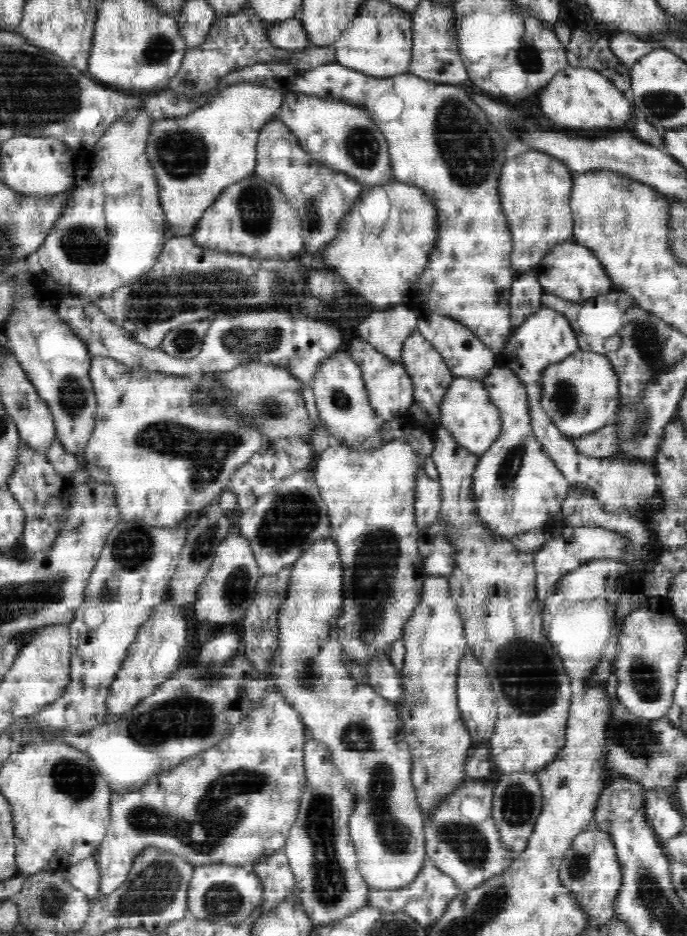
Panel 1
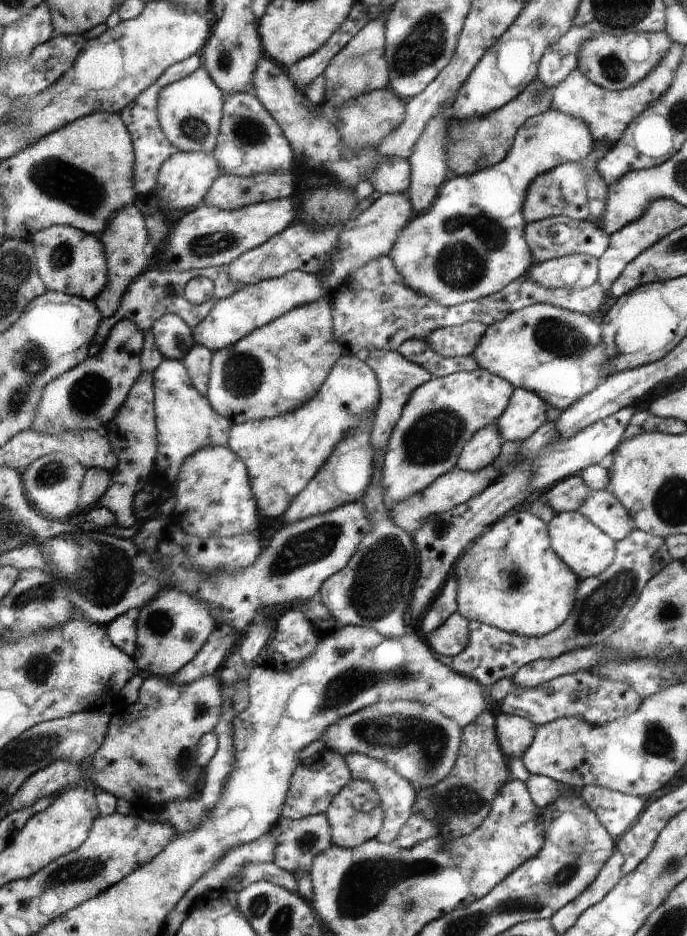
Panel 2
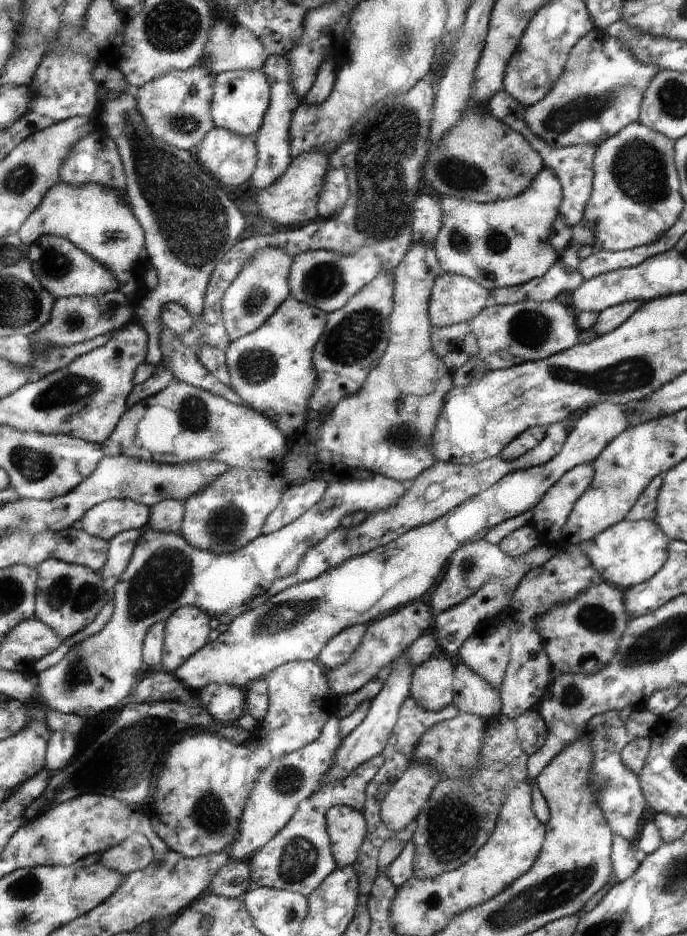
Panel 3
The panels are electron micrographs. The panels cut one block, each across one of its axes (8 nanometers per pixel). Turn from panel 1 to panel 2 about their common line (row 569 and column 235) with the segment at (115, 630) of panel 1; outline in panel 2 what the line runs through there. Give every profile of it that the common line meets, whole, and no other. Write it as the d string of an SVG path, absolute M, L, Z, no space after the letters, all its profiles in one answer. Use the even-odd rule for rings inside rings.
M252 92L227 94L227 106L215 156L230 174L246 177L270 172L288 172L292 168L290 144L274 115Z

